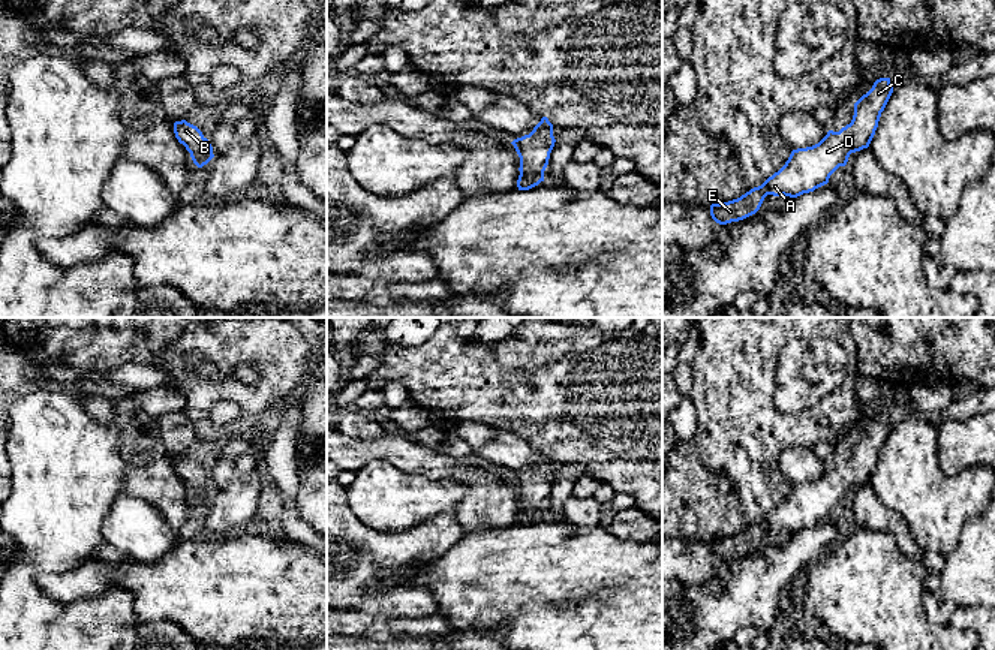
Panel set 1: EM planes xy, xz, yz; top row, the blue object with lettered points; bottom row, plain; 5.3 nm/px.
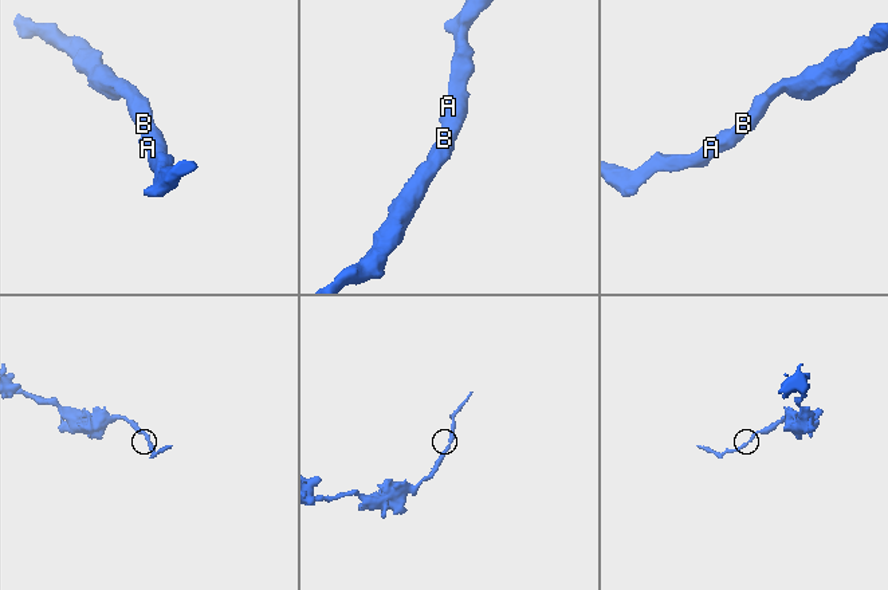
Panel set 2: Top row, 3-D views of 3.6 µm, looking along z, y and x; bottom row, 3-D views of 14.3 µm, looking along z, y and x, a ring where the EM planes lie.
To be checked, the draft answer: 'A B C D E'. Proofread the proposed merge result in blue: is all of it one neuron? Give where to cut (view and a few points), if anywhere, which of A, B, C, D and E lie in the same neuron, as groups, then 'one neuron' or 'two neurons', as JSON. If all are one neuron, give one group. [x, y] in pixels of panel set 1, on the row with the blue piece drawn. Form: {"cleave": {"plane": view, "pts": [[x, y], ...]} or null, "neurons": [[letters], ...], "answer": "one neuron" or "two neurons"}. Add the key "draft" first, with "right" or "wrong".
{"draft": "right", "cleave": null, "neurons": [["A", "B", "C", "D", "E"]], "answer": "one neuron"}

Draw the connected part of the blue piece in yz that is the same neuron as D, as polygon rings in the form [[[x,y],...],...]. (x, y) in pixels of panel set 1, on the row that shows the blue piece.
[[[890,78],[877,79],[854,103],[850,124],[839,132],[829,130],[812,147],[793,150],[785,165],[761,186],[737,199],[712,204],[712,219],[719,225],[739,222],[755,214],[767,195],[797,198],[827,184],[830,175],[847,165],[851,153],[869,147],[892,93]]]

